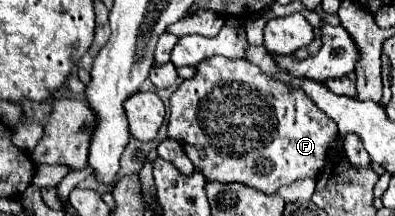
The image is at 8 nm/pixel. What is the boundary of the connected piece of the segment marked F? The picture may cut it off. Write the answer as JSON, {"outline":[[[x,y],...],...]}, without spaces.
{"outline":[[[212,57],[196,65],[196,75],[184,81],[170,97],[168,139],[174,139],[184,149],[186,157],[206,177],[218,183],[244,183],[264,193],[276,193],[282,185],[296,179],[316,179],[326,163],[326,151],[338,137],[336,123],[312,103],[312,99],[274,75],[264,73],[250,61]]]}

